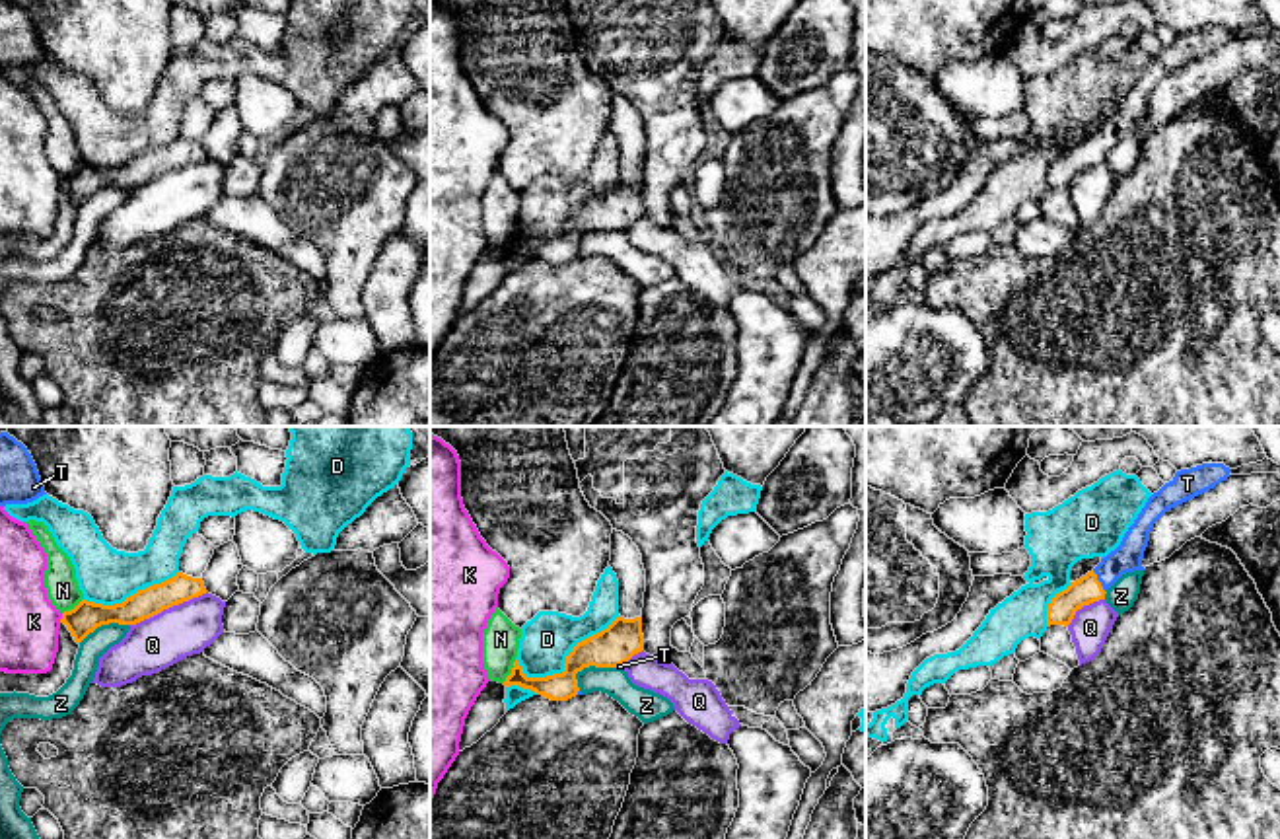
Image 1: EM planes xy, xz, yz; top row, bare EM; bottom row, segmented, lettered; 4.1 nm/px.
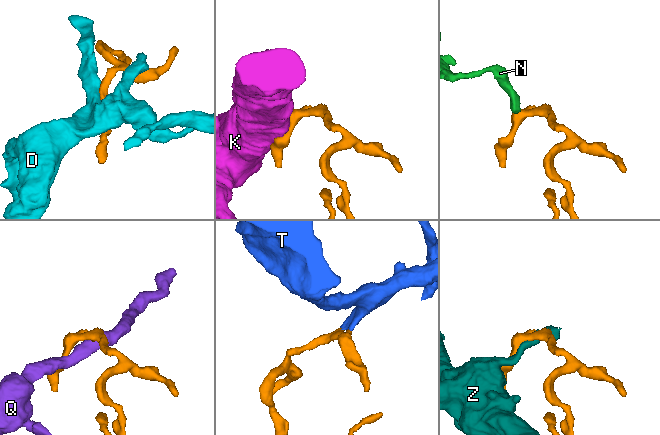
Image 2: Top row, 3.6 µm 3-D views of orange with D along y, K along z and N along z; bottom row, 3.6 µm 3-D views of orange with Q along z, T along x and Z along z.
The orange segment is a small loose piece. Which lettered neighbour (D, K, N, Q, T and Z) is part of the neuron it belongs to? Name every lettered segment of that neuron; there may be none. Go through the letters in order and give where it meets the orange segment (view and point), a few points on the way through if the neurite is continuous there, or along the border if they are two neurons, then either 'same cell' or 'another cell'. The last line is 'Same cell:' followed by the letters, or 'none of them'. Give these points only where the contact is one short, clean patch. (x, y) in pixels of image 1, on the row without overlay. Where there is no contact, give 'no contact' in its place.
D: xz (567, 220) | another cell
K: xy (63, 182) | another cell
N: xz (512, 236) | along xz (516, 224), (502, 246) | another cell
Q: xy (168, 172) | along xy (207, 156), (131, 189) | another cell
T: yz (1100, 146) | across yz (1086, 154), (1100, 146), (1127, 121) | same cell
Z: xz (588, 230) | another cell
Same cell: T

